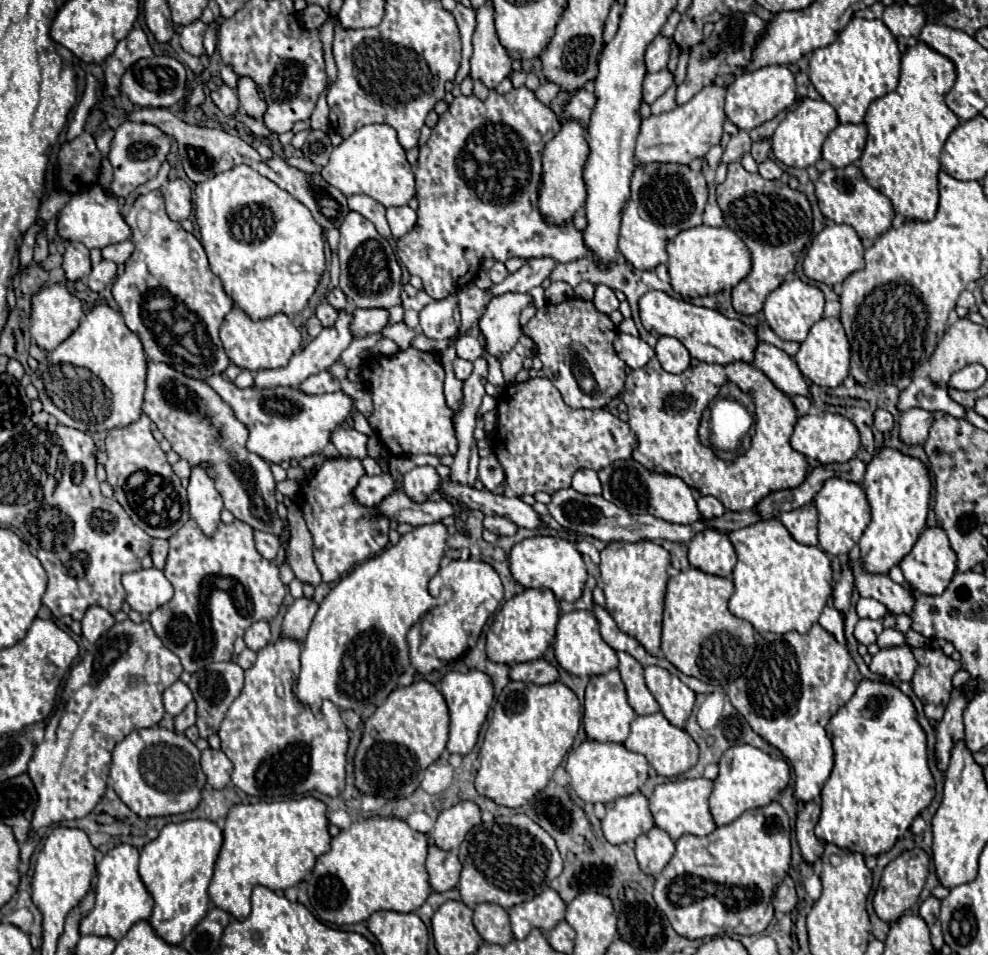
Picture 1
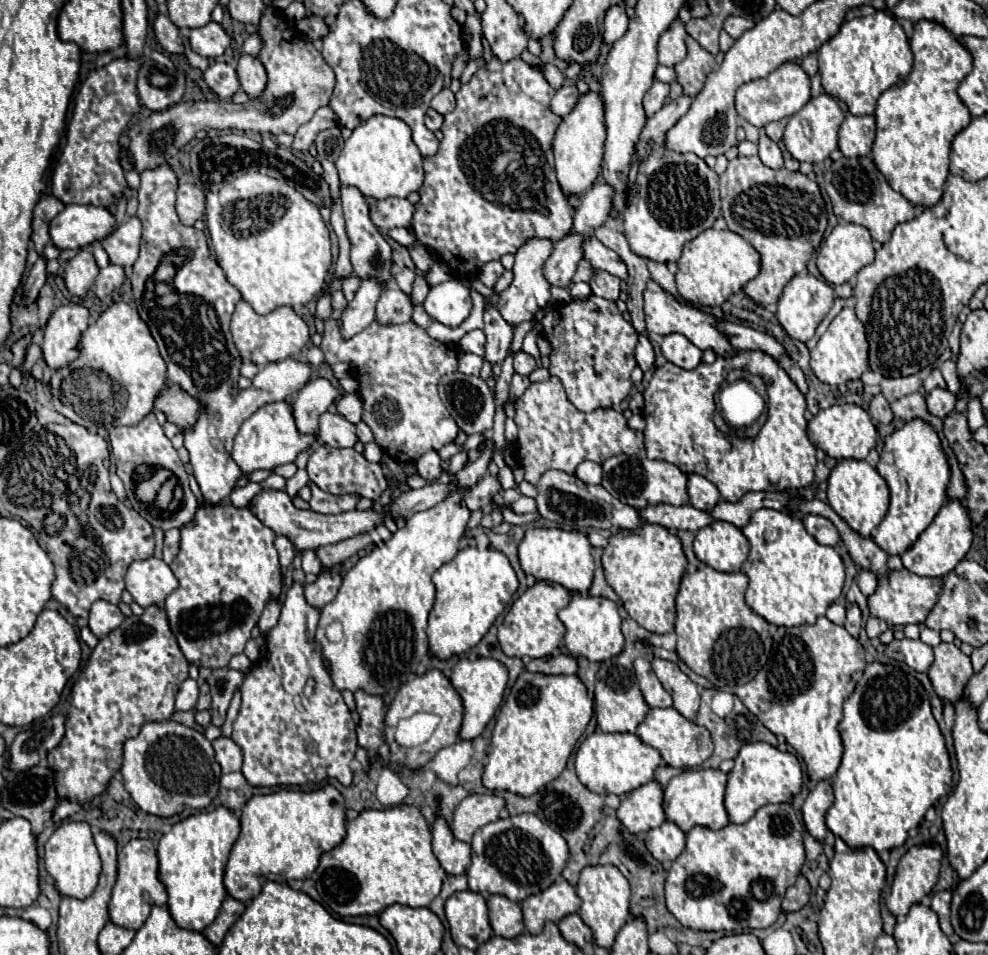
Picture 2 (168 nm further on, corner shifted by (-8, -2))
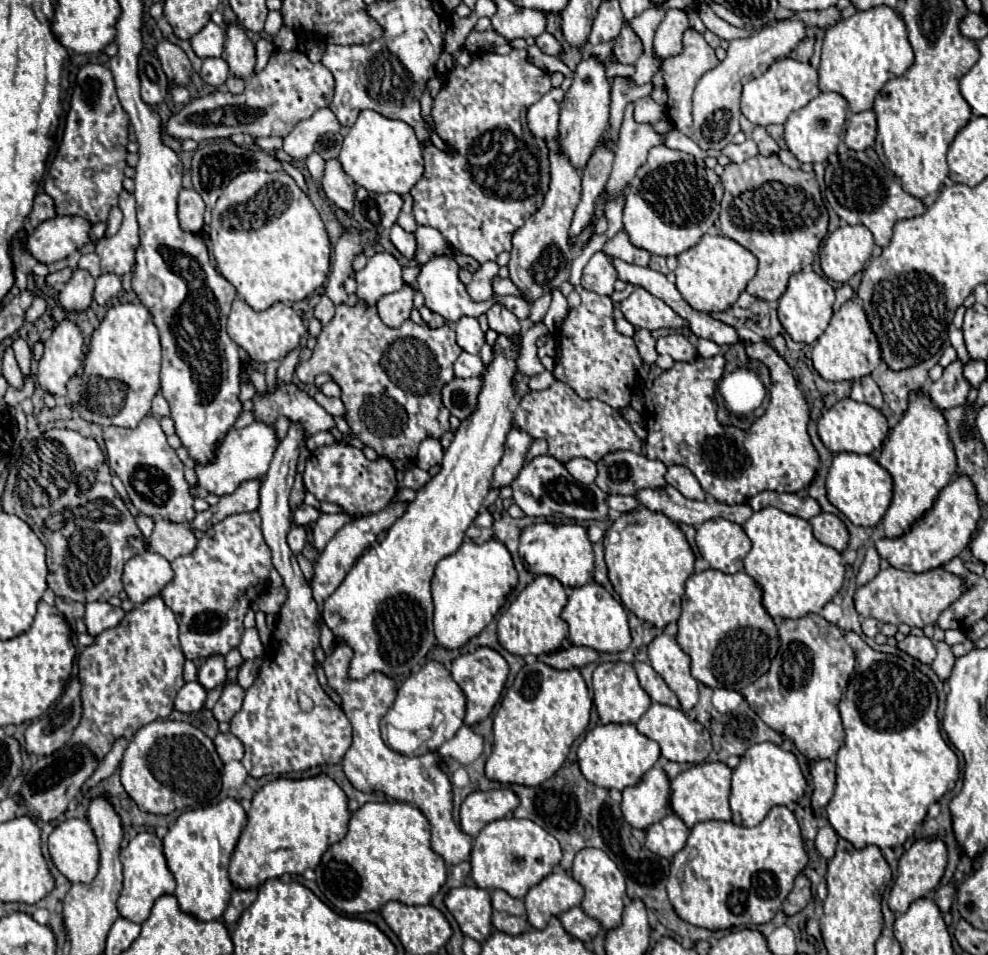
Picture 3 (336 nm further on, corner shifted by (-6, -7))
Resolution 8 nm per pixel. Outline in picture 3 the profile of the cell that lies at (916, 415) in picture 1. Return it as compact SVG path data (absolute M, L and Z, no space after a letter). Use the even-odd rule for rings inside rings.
M960 359L952 361L948 367L944 367L944 375L930 385L928 393L938 409L952 409L966 403L970 383L966 381L962 367L964 365Z

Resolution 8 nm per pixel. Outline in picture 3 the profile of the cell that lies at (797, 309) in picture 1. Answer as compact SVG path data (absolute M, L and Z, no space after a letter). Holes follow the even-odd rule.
M800 271L790 277L788 289L778 299L778 317L790 337L798 343L812 345L828 327L834 305L834 287L814 271Z

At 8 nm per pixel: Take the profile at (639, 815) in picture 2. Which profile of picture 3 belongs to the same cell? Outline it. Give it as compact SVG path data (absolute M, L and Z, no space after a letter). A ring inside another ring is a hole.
M652 767L642 775L638 785L622 791L622 813L624 819L636 827L646 829L648 825L660 821L670 809L670 781L668 775Z

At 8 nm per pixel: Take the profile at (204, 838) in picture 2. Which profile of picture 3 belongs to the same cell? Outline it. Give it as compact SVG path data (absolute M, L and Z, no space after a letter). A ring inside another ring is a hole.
M226 797L216 805L184 811L164 837L164 855L168 869L176 879L176 899L182 911L198 917L200 921L220 919L230 903L234 889L228 877L228 863L236 841L246 827L246 811L240 801Z

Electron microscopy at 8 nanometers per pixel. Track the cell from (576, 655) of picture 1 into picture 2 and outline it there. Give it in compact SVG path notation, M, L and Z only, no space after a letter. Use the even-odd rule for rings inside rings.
M574 594L570 604L558 612L560 622L566 626L564 644L568 652L576 658L586 658L590 662L602 662L618 656L624 650L624 636L620 630L620 614L616 604L608 598L594 598L594 596L580 596Z

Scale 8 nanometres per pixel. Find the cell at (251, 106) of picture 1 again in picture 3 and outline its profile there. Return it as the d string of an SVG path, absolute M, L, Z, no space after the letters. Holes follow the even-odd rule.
M232 21L226 25L226 61L230 65L230 71L236 77L250 77L254 75L254 43L246 35L244 27L238 21Z

